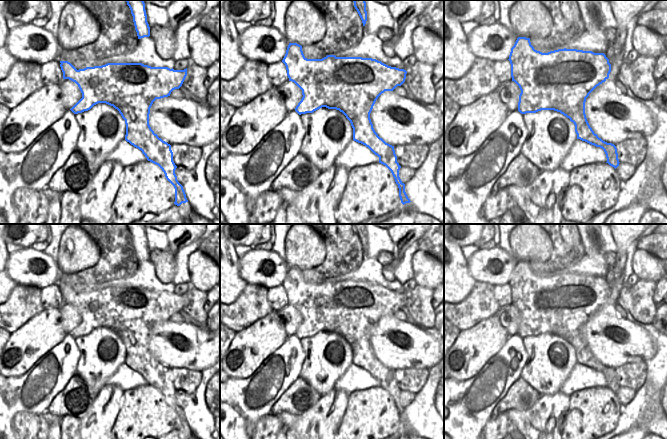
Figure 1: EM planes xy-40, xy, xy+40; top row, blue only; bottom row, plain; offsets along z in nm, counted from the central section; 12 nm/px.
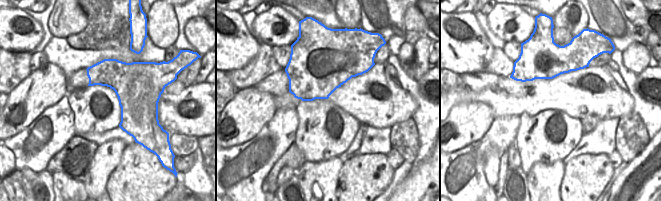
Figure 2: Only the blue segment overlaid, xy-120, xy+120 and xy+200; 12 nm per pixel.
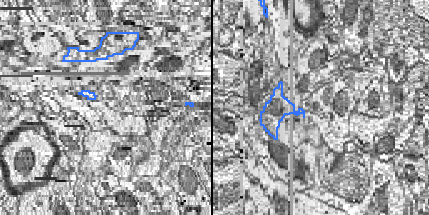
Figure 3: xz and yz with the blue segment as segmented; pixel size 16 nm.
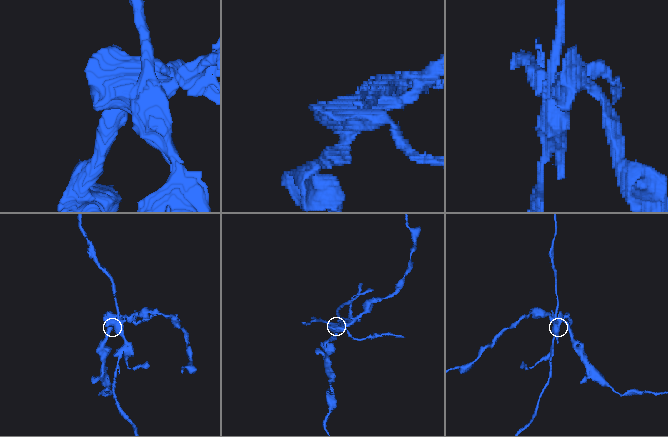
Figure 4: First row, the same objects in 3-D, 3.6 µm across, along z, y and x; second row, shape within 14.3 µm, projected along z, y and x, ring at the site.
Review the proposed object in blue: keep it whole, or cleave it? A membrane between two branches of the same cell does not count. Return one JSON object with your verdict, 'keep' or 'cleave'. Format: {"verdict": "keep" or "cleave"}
{"verdict": "cleave"}

